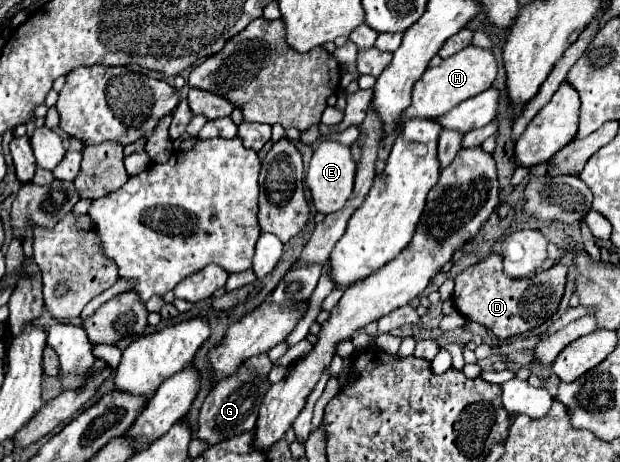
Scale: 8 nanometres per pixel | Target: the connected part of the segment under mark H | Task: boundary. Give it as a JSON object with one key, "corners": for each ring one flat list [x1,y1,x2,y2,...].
{"corners":[[468,46,456,52,456,56,442,60,442,64,436,68,428,68,422,74,422,78,414,84,412,104,408,110,404,110,400,124,404,124,406,118,438,118,446,114,450,108,458,106,460,102,488,90,488,86,492,86,496,78,496,68,498,66,496,66,492,50,482,50,476,46]]}

